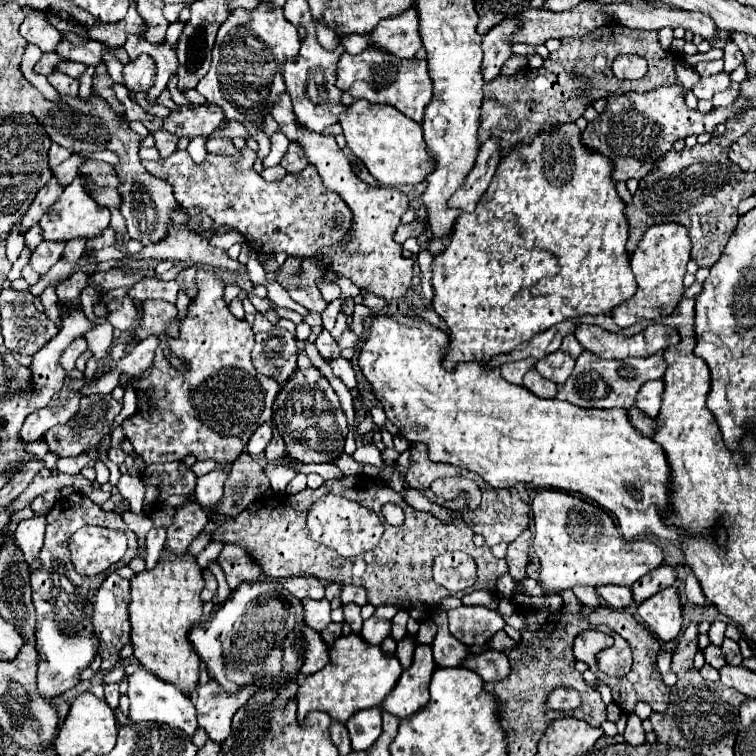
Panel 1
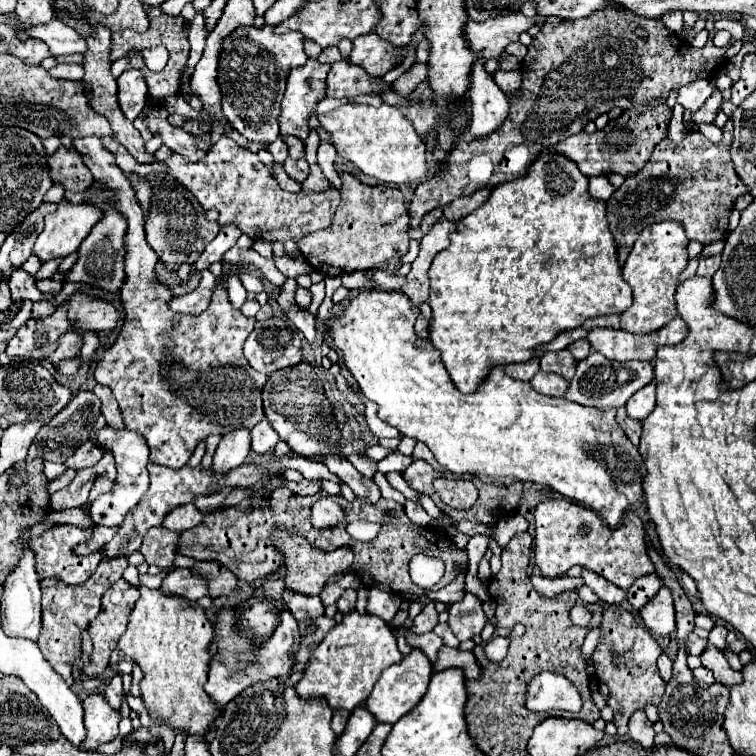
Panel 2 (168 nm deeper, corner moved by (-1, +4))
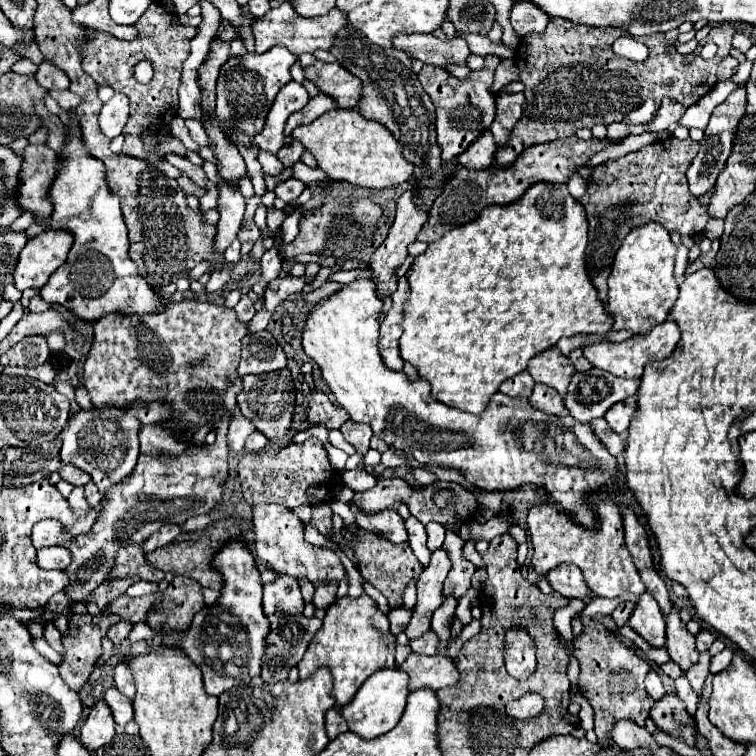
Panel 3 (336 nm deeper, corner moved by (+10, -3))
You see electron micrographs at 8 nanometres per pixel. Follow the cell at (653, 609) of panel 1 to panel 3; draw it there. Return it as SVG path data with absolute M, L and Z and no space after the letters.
M649 593L641 595L629 619L629 627L639 633L647 643L651 643L651 647L665 647L665 621L657 601Z

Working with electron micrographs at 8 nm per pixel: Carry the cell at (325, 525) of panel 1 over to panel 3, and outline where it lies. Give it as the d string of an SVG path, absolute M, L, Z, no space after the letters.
M259 505L253 507L255 549L257 557L275 573L291 577L307 577L311 583L337 583L345 575L345 567L337 553L329 547L315 547L303 539L303 521L287 507Z

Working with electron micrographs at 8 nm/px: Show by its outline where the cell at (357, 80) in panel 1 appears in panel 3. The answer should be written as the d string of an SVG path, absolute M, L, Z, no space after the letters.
M317 95L313 97L301 111L293 113L289 119L287 119L287 125L285 125L285 147L291 145L291 133L295 127L299 125L307 125L311 123L313 119L317 119L319 115L323 115L325 111L331 111L331 109L337 109L337 103L333 103L333 99L329 99L327 95Z

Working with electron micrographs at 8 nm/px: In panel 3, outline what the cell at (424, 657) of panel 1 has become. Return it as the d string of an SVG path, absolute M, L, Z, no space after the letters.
M397 667L395 669L381 669L381 671L373 673L361 685L361 689L355 693L355 697L339 711L349 725L349 731L357 733L363 739L375 739L375 737L391 731L399 723L403 709L405 709L407 695L409 695L409 683L407 683L405 673L401 669L397 671Z

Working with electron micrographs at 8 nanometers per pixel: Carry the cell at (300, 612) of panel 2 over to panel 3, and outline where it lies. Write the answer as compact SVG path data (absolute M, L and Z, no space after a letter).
M277 575L273 583L267 583L263 589L263 611L267 615L275 611L283 613L301 613L303 597L297 585L297 579L289 579L289 575Z

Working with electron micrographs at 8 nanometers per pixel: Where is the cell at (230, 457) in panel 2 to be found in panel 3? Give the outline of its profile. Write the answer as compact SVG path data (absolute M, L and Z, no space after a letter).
M237 413L231 423L229 423L229 449L231 451L241 451L245 445L247 435L251 435L255 431L253 423L249 419L245 419L241 413Z

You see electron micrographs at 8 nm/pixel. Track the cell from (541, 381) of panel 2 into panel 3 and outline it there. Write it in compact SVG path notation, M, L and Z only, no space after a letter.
M535 385L533 395L529 397L529 403L535 409L545 411L547 415L565 415L565 407L559 393L547 385Z

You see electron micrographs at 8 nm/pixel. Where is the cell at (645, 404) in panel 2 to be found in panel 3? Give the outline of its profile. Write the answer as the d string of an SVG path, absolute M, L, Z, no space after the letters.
M635 397L633 399L625 399L625 403L617 403L617 407L611 407L607 413L605 413L605 421L609 423L609 427L615 431L615 433L625 433L627 427L629 427L629 421L635 413L637 405L635 405Z

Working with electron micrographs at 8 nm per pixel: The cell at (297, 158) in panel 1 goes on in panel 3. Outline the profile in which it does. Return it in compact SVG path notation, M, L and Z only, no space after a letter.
M291 177L291 179L287 179L287 181L283 181L283 183L279 183L279 185L275 187L275 195L277 195L281 201L289 203L289 201L295 201L295 199L303 193L303 189L305 189L305 185L303 185L299 179Z

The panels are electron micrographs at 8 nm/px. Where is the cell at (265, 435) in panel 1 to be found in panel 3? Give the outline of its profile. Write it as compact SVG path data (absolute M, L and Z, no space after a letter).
M253 431L249 437L247 437L247 443L245 443L245 451L247 453L259 453L263 451L267 445L267 437L259 431Z

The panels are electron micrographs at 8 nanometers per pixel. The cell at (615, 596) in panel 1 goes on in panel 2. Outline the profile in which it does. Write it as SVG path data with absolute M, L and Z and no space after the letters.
M584 570L582 578L584 578L584 584L590 586L596 592L596 596L606 604L620 604L626 598L626 590L616 588L612 582L604 580L602 576L598 576L598 574L590 572L590 570Z

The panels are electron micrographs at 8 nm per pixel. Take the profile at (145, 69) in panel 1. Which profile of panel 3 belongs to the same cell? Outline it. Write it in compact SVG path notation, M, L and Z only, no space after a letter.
M115 93L111 101L107 101L99 115L99 127L105 137L113 139L123 133L123 127L129 119L129 99L123 93Z

